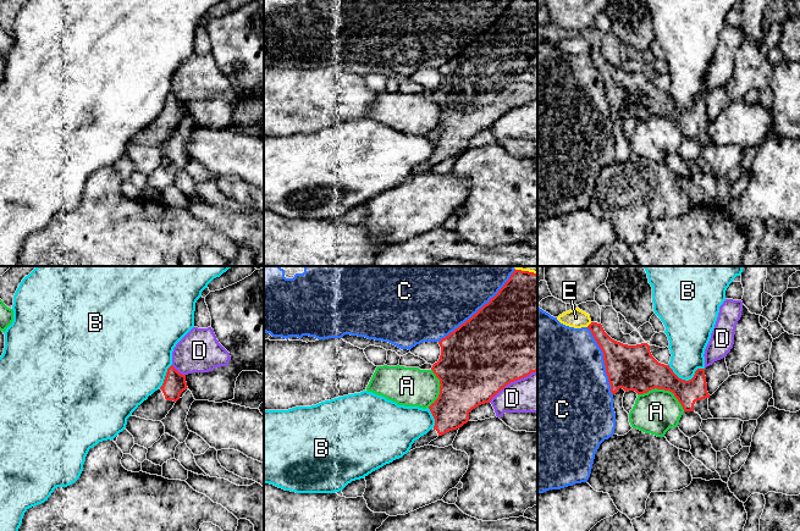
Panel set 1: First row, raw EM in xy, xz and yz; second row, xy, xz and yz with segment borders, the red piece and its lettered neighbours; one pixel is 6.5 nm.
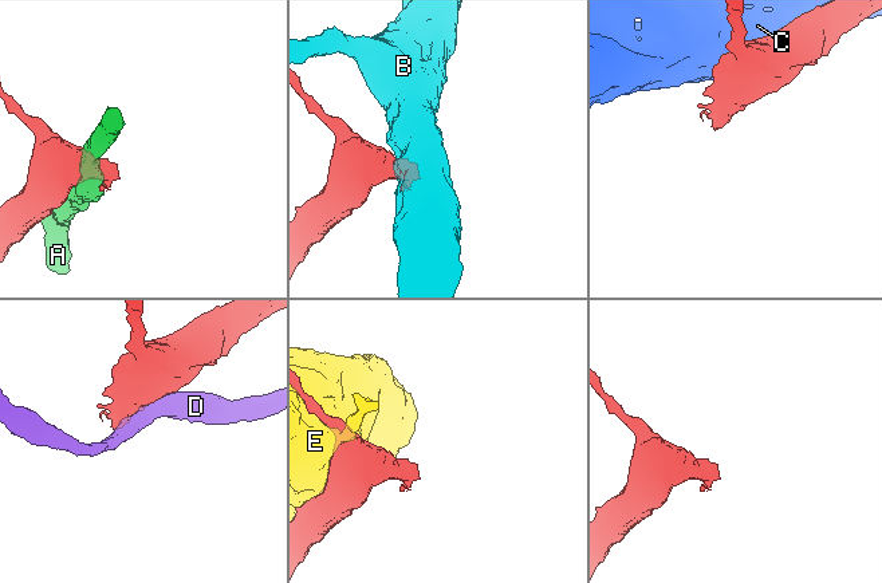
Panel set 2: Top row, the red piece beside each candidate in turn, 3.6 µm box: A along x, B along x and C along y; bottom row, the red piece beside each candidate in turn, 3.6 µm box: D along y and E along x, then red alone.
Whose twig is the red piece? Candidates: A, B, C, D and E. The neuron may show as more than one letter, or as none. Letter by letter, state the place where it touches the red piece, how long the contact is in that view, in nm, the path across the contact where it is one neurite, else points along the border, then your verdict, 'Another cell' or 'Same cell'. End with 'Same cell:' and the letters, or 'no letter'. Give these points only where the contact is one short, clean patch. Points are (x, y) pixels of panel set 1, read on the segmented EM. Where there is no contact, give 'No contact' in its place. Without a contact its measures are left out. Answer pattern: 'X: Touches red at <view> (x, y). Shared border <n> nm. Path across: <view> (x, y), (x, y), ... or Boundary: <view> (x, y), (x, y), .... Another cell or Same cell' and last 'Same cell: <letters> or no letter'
A: Touches red at yz (663, 388). Shared border 340 nm. Another cell
B: Touches red at yz (687, 381). Shared border 240 nm. Boundary: yz (668, 364), (685, 380), (689, 380), (698, 369), (704, 369). Another cell
C: Touches red at xz (479, 309). Shared border 700 nm. Another cell
D: Touches red at xz (512, 381). Shared border 380 nm. Another cell
E: Touches red at xz (527, 271). Shared border 150 nm. Another cell
Same cell: no letter

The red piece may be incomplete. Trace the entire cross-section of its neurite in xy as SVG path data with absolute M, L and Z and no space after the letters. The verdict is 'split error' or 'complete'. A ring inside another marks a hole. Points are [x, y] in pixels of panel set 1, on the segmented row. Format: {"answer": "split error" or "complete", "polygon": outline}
{"answer": "split error", "polygon": "M171 365L167 369L162 386L138 405L131 416L161 421L187 388L186 375L180 374Z"}

